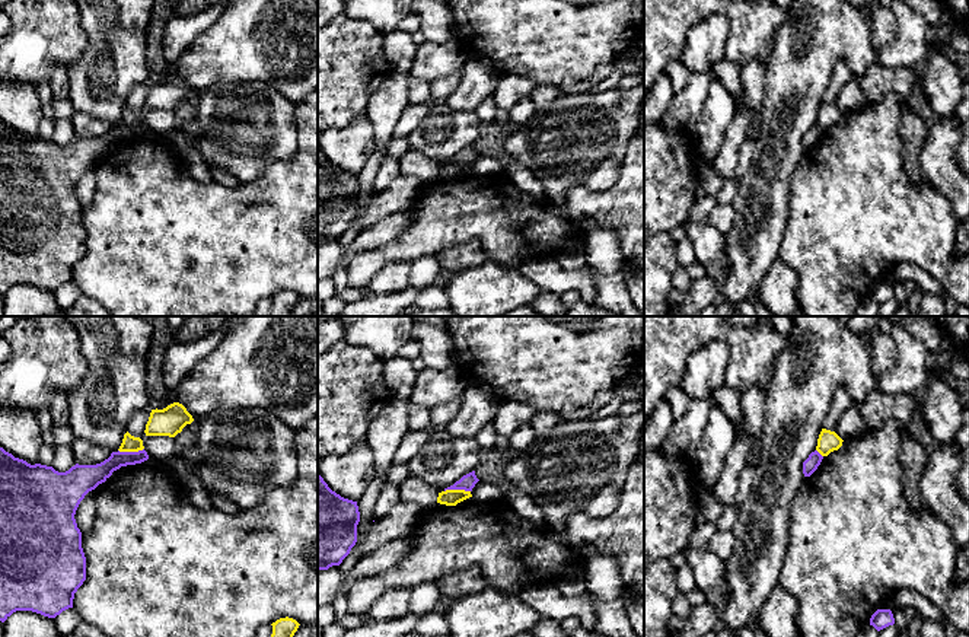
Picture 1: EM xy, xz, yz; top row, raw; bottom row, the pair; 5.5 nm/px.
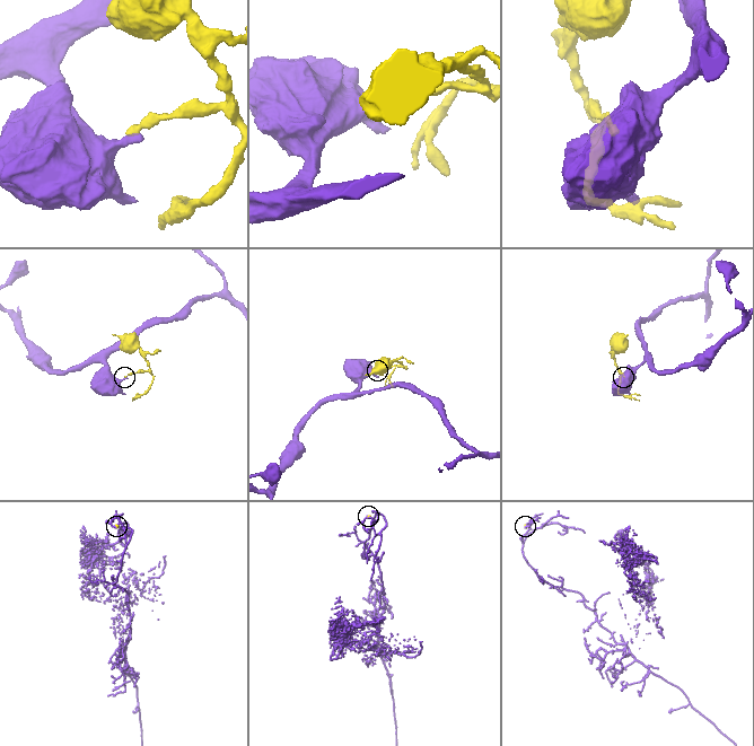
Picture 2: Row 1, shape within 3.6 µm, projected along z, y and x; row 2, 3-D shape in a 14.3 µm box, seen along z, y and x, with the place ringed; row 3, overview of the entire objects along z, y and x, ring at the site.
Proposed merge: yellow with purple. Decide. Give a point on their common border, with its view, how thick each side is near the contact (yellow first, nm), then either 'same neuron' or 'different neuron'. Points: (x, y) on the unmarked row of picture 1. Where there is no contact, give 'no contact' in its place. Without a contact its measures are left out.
xy (130, 124) | 90/120 nm | different neuron

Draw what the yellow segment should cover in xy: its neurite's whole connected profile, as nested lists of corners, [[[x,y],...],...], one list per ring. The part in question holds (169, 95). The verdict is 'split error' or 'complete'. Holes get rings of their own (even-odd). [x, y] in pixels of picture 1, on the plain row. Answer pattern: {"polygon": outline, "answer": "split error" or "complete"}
{"polygon": [[[173,76],[163,83],[152,83],[146,98],[146,109],[169,109],[175,111],[187,98],[194,95],[187,82]]], "answer": "complete"}

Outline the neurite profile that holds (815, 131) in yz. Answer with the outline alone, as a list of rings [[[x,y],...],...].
[[[817,124],[812,125],[809,128],[809,131],[803,136],[803,147],[804,147],[804,150],[810,150],[817,143],[822,133],[823,133],[823,130]]]

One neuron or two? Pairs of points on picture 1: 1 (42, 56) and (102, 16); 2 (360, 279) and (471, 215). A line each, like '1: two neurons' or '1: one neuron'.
1: two neurons
2: one neuron

